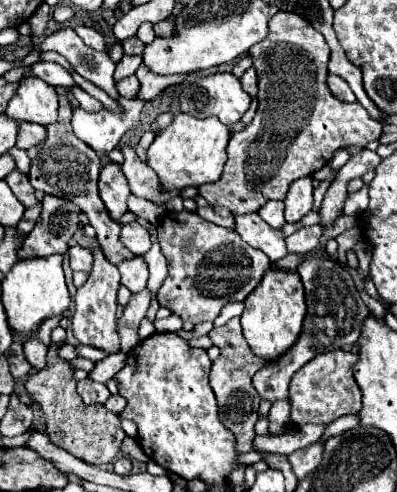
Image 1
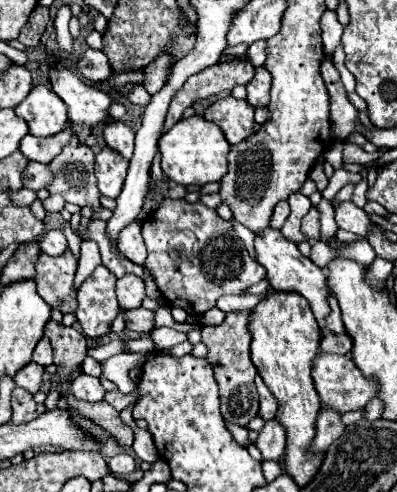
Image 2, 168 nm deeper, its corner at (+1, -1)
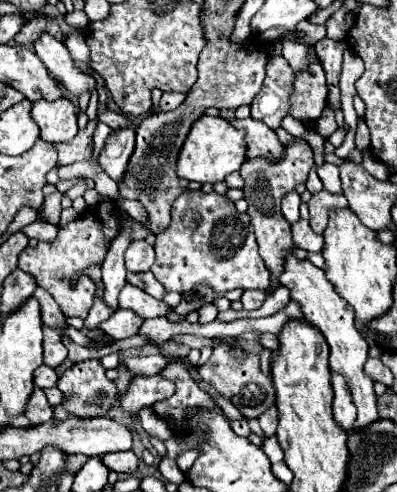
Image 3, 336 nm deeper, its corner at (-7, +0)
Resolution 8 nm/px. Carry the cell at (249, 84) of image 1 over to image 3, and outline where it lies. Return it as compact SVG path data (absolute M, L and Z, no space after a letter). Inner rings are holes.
M280 55L270 57L262 89L250 105L252 119L266 123L270 129L278 129L282 119L290 113L290 95L294 91L292 83L294 71L288 61Z

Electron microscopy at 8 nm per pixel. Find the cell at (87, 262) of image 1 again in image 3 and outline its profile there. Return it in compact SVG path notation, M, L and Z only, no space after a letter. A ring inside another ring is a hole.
M34 221L26 227L20 229L28 239L38 239L38 241L48 241L48 239L54 239L56 233L58 233L58 227L46 223L46 221Z

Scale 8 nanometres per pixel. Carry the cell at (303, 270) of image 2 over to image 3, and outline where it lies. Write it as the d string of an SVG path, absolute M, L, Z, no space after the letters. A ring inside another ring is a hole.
M288 255L288 263L284 267L284 275L280 275L280 285L290 289L290 297L296 299L298 303L302 303L302 311L306 321L316 327L318 331L322 331L328 347L330 347L330 371L336 371L340 375L344 375L350 393L352 393L352 401L358 409L356 421L352 425L352 431L360 431L360 427L368 427L374 421L378 421L378 411L376 411L376 393L374 393L374 385L372 379L364 373L364 363L368 359L368 341L360 335L360 331L356 329L354 323L354 315L352 315L352 307L332 289L332 283L326 279L324 271L314 267L310 261L298 261L294 255Z

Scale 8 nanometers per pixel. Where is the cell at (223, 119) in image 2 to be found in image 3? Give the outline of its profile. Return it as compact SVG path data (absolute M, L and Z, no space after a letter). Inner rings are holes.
M248 117L248 119L234 119L232 125L246 133L248 159L264 157L270 161L280 161L284 157L284 145L278 141L278 135L266 123Z

